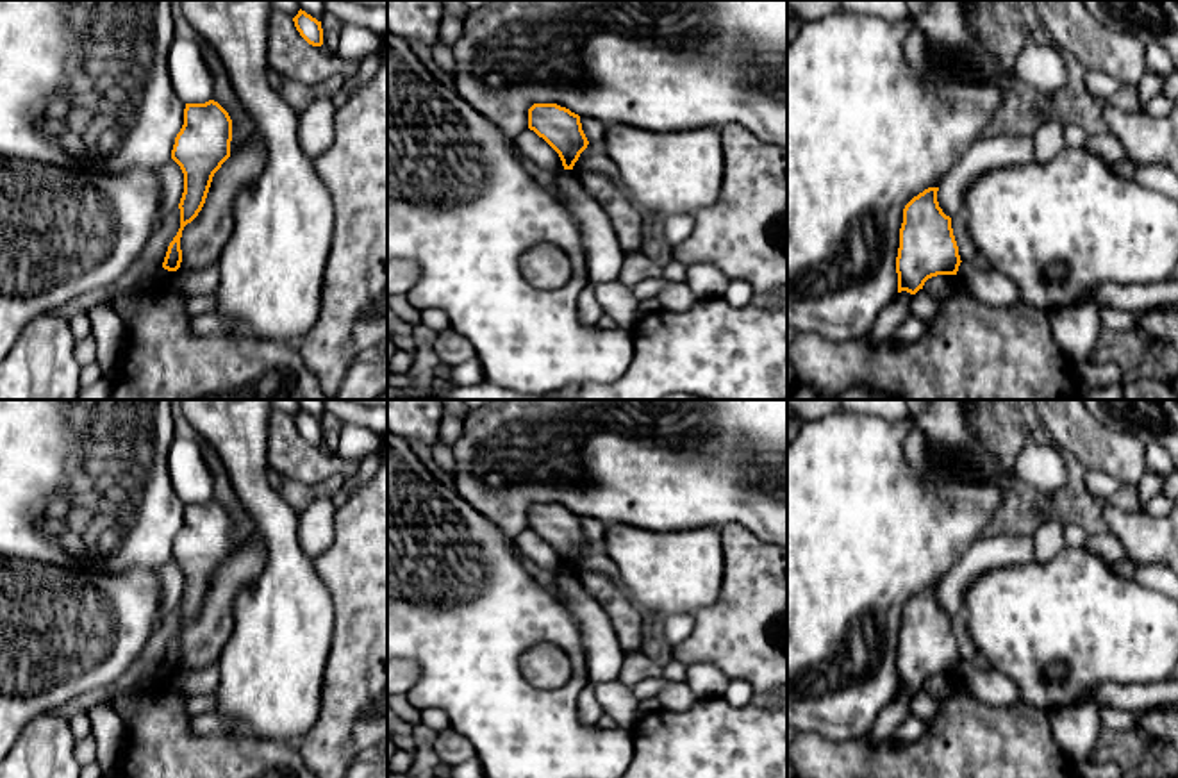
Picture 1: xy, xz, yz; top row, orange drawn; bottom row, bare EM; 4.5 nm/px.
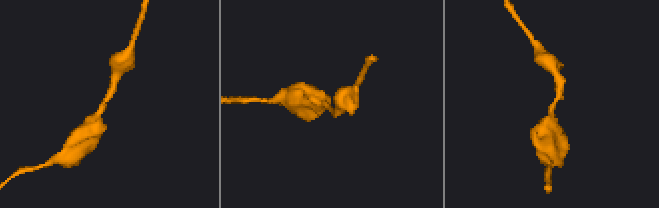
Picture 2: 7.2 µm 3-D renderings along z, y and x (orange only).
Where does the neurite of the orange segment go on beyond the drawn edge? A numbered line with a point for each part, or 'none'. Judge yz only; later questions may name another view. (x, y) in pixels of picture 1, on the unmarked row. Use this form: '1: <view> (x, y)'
none

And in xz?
none

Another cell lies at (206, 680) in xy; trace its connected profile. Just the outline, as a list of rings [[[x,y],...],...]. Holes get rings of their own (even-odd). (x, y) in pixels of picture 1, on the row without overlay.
[[[216,664],[193,671],[177,669],[164,683],[177,689],[187,698],[195,694],[214,694],[220,685],[220,671]]]

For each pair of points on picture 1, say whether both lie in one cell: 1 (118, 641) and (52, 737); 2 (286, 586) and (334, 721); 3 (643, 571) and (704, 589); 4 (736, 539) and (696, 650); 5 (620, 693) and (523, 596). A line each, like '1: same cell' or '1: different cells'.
1: different cells
2: different cells
3: same cell
4: same cell
5: different cells

